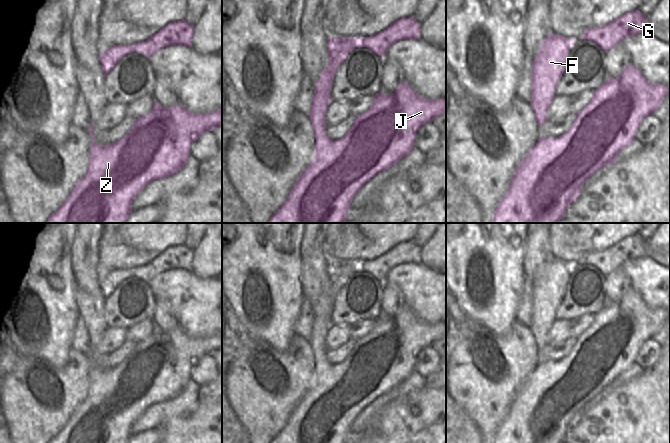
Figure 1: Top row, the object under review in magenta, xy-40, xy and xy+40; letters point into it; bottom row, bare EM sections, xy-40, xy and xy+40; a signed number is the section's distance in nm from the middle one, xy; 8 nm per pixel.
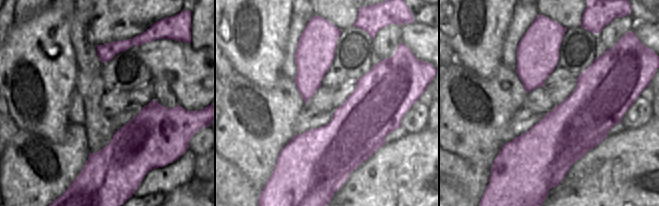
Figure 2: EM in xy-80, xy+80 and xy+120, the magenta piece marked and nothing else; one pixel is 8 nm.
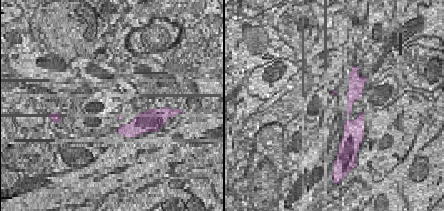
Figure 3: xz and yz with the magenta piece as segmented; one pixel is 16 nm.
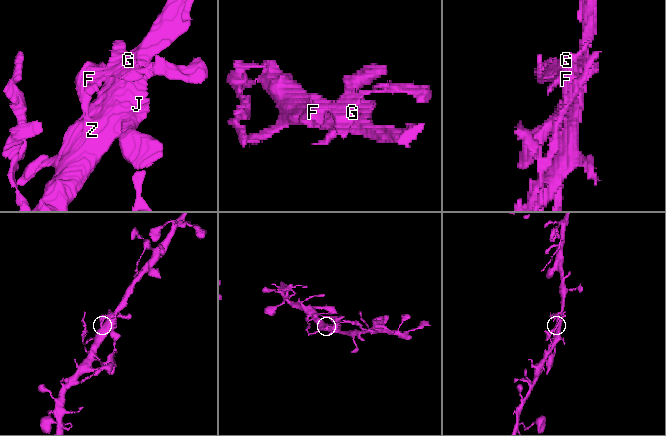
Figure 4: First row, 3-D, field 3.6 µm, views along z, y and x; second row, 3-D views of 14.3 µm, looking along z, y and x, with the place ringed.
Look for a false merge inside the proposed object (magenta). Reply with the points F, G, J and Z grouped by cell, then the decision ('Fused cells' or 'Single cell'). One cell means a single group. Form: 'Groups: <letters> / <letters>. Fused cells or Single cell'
Groups: F G J Z. Single cell

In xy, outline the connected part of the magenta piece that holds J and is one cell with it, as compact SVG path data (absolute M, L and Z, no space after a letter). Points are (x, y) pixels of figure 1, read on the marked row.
M412 15L369 37L328 37L330 62L320 74L314 89L310 112L316 138L314 160L300 175L288 198L268 223L342 223L347 219L350 204L362 186L408 155L414 147L418 130L446 111L446 99L425 99L403 81L395 93L375 94L372 106L361 115L356 115L354 124L341 139L333 141L328 138L326 110L332 101L332 82L340 64L355 47L367 47L384 57L391 45L403 39L420 39L420 23Z

